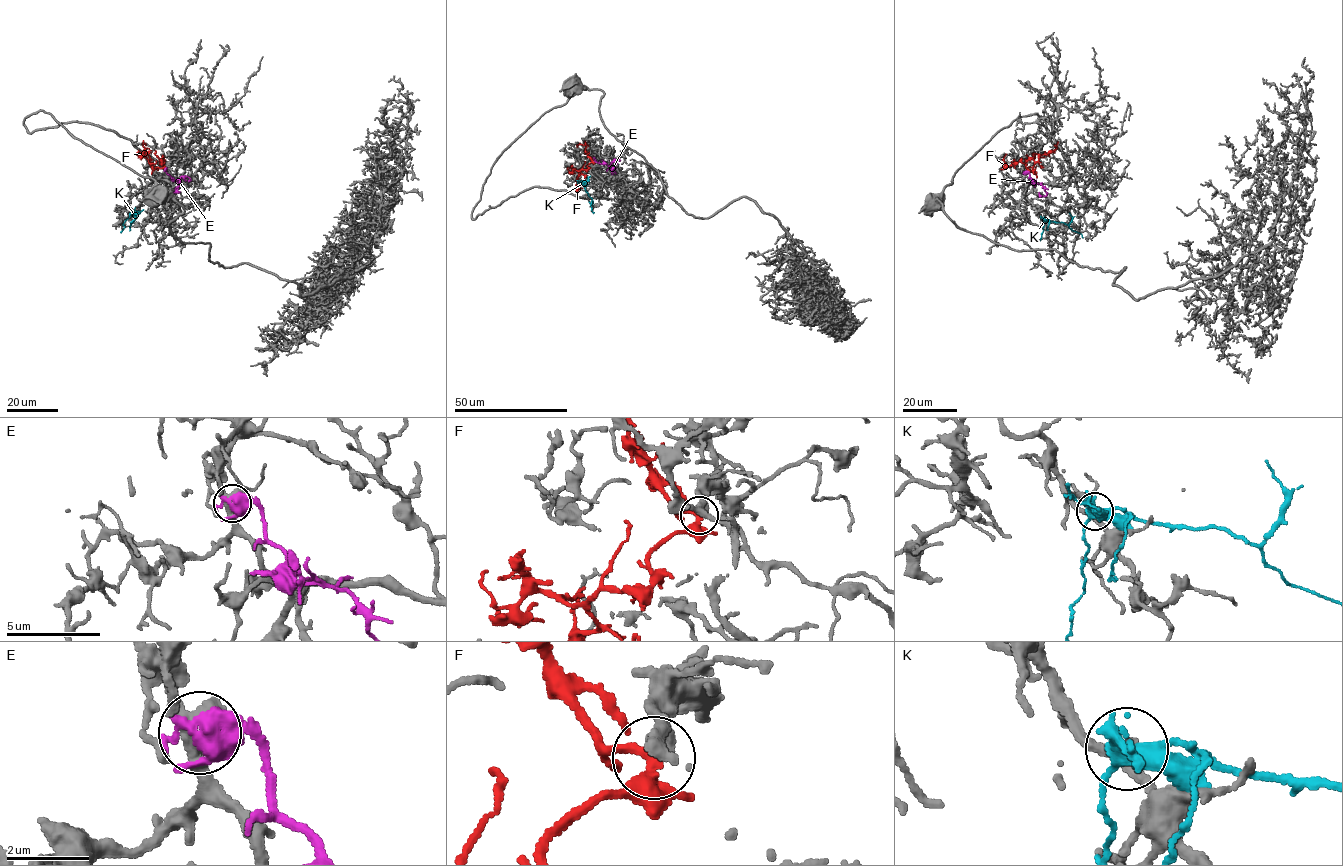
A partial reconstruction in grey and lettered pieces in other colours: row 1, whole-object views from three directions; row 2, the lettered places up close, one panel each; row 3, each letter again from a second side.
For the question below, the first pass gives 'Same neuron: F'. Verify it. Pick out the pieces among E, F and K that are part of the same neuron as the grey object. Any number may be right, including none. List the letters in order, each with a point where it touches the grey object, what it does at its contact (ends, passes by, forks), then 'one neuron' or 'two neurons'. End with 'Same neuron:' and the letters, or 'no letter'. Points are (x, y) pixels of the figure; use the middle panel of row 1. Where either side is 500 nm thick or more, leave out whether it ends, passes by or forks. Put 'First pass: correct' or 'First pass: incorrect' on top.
First pass: correct
E: (594, 159) | it forks | two neurons
F: (593, 160) | it forks | one neuron
K: (581, 182) | it forks | two neurons
Same neuron: F

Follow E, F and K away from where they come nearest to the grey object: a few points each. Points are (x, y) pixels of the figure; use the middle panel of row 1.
E: (594, 159), (614, 170), (612, 173), (613, 166)
F: (593, 160), (580, 172), (576, 191), (579, 189)
K: (580, 182), (591, 199), (593, 213)

